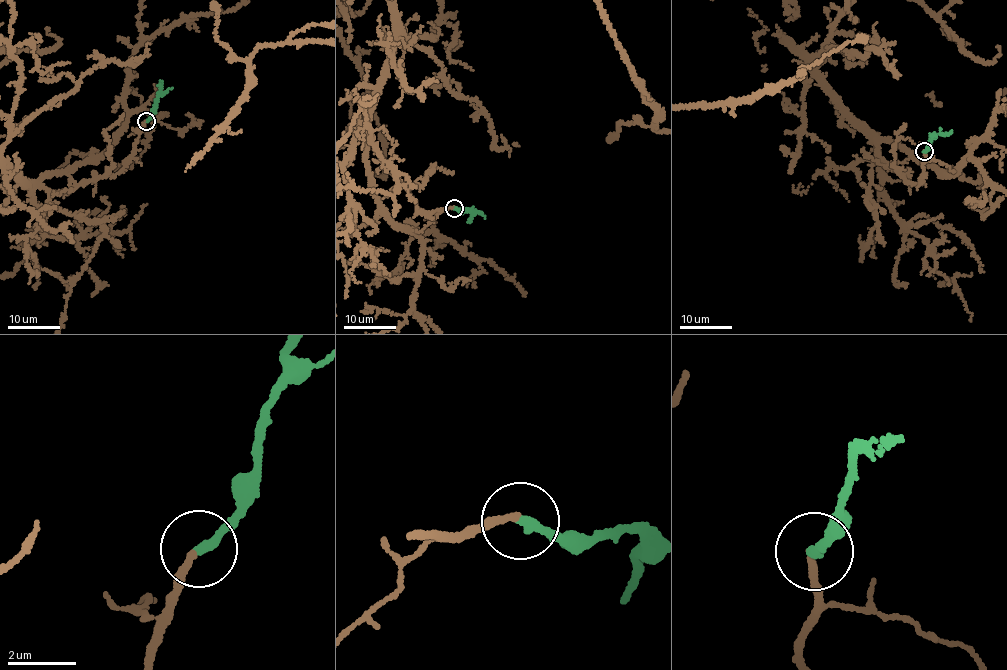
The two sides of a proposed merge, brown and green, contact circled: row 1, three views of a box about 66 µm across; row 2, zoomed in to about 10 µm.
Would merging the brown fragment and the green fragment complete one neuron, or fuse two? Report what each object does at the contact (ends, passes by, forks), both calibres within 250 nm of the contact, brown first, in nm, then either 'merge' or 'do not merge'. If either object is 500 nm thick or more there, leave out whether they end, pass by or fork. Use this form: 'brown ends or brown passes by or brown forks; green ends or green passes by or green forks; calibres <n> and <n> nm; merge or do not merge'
brown ends; green ends; calibres 190 and 280 nm; merge

